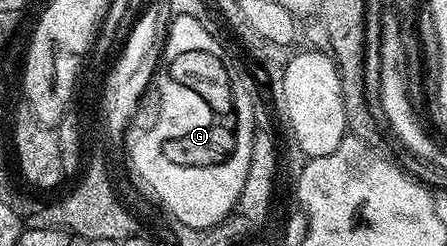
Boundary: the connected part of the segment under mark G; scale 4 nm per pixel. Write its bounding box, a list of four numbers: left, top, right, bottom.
[130,19,252,227]

